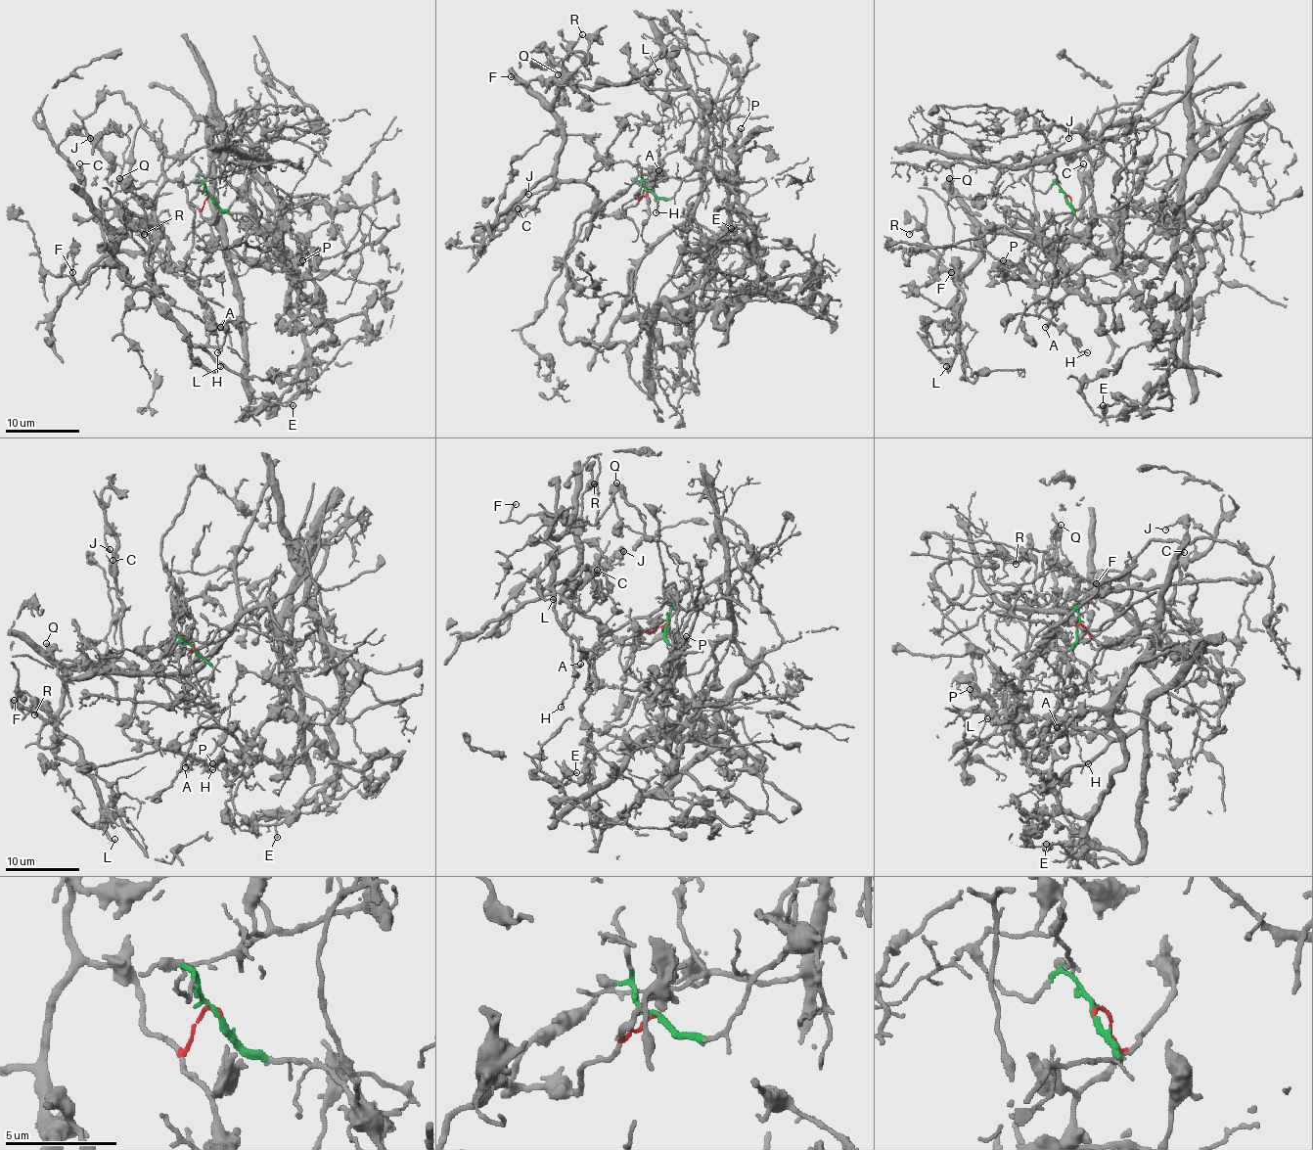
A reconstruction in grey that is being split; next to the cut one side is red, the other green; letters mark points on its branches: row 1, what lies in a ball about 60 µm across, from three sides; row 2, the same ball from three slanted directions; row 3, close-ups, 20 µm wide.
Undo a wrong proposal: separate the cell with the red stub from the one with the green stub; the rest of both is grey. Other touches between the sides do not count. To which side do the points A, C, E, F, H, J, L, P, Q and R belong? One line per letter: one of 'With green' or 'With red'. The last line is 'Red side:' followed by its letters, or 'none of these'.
A: With red
C: With red
E: With green
F: With red
H: With red
J: With red
L: With red
P: With green
Q: With red
R: With red
Red side: A, C, F, H, J, L, Q, R

